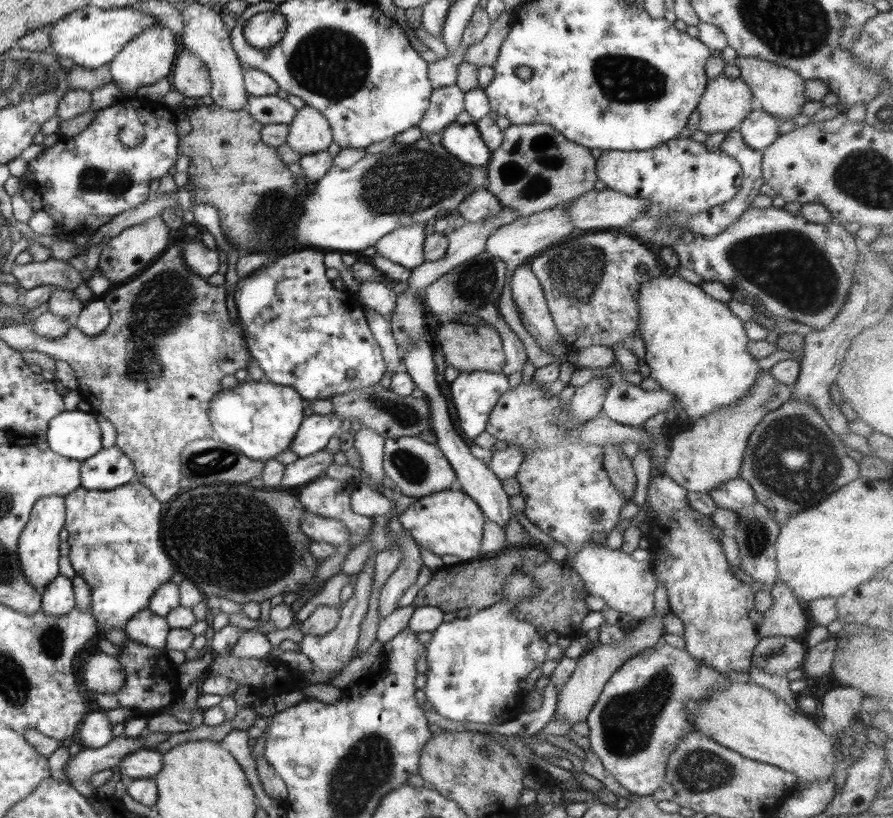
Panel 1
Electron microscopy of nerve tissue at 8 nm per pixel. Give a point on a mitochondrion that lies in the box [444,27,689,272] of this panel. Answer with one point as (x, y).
(628, 79)

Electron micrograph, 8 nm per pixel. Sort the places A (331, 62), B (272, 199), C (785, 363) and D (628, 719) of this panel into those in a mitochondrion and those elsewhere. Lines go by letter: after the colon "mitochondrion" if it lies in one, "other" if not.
A: mitochondrion
B: mitochondrion
C: other
D: mitochondrion

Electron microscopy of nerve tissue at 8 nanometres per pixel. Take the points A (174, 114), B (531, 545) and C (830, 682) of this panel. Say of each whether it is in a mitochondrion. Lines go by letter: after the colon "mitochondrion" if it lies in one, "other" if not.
A: other
B: other
C: other

